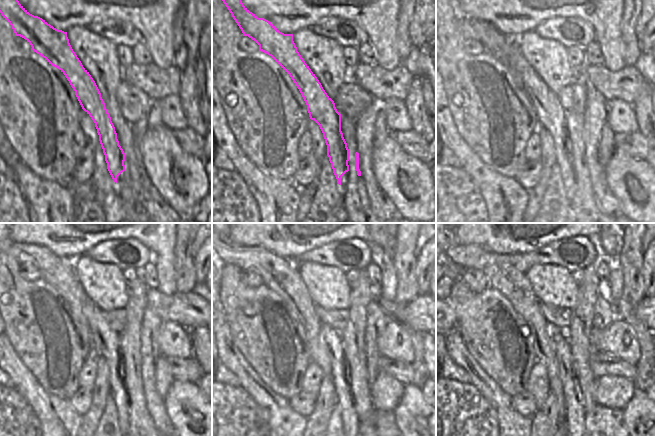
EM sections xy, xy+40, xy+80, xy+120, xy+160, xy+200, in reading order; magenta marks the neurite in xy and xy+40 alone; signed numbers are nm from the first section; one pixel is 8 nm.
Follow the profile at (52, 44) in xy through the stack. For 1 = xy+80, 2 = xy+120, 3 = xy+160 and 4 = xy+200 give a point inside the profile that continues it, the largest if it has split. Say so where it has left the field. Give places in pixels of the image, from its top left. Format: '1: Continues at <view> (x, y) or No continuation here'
1: Continues at xy+80 (552, 117)
2: Continues at xy+120 (106, 343)
3: Continues at xy+160 (342, 377)
4: Continues at xy+200 (563, 351).

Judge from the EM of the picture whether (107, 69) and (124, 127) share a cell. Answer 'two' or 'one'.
one

